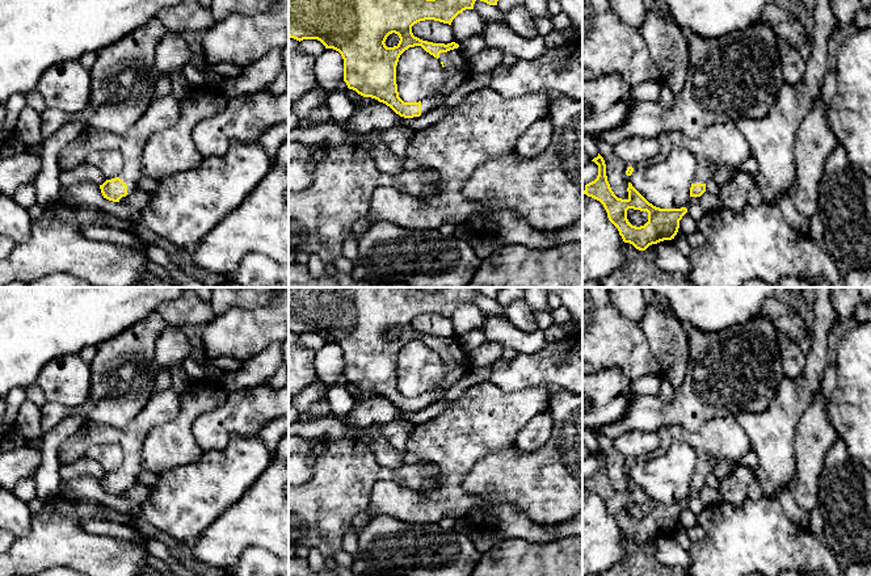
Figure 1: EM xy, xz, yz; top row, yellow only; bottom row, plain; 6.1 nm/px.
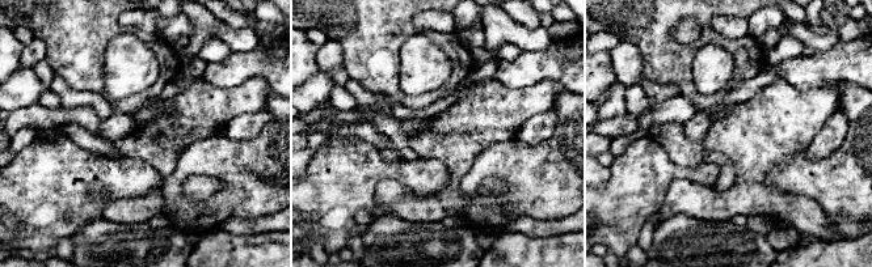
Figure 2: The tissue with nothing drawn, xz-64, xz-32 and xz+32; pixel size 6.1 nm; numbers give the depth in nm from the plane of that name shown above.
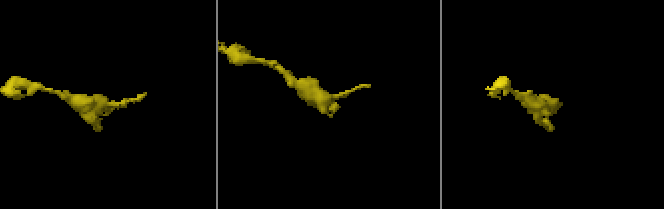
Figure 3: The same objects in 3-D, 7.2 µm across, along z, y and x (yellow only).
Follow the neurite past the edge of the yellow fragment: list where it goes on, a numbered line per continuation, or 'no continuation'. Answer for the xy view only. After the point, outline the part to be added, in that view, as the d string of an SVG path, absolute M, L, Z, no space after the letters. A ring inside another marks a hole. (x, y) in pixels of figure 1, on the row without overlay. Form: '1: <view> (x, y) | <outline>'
1: xy (163, 407) | M172 387L156 391L125 428L85 421L71 436L66 446L75 455L94 450L101 445L118 445L123 450L123 463L118 470L126 479L127 487L136 484L142 467L142 453L146 436L159 425L172 421L180 412L180 394Z

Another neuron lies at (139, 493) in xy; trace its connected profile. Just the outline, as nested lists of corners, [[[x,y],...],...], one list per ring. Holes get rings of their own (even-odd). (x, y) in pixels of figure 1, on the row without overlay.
[[[135,484],[125,491],[122,497],[134,500],[136,503],[143,503],[146,501],[153,491],[153,485],[140,485]]]

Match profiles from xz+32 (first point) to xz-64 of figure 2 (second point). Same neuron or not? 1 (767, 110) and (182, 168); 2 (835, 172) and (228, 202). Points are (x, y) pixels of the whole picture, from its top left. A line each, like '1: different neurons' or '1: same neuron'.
1: different neurons
2: same neuron

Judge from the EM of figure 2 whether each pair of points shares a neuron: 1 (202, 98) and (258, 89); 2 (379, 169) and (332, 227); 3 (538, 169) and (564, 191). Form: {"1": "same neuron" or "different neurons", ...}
{"1": "same neuron", "2": "same neuron", "3": "same neuron"}

